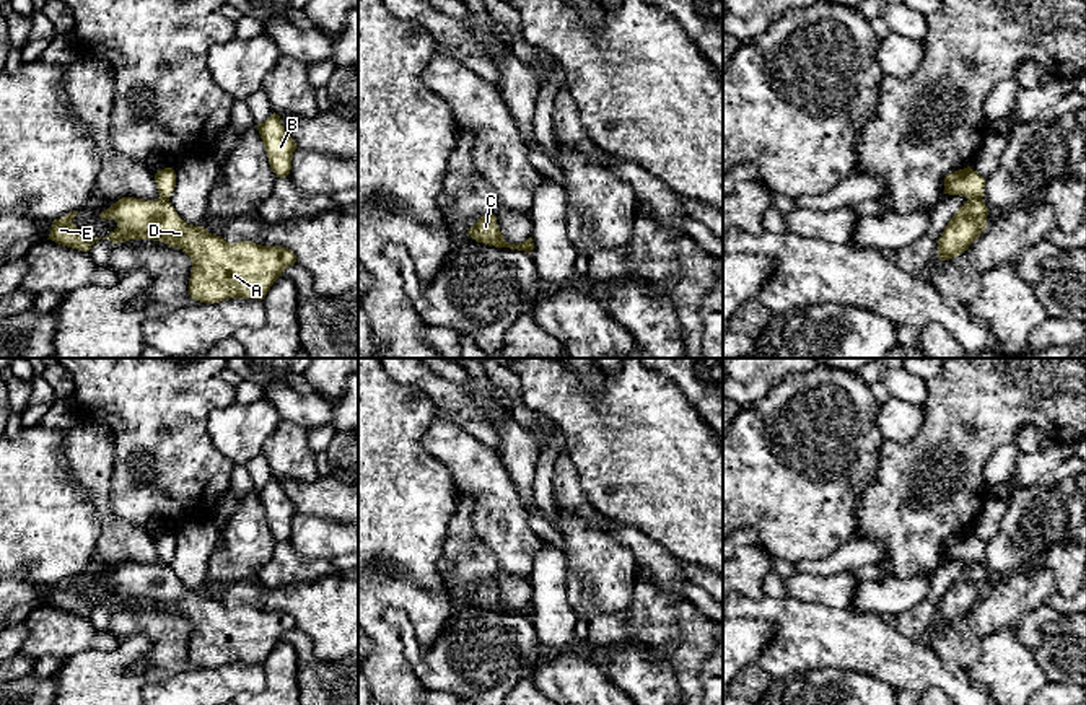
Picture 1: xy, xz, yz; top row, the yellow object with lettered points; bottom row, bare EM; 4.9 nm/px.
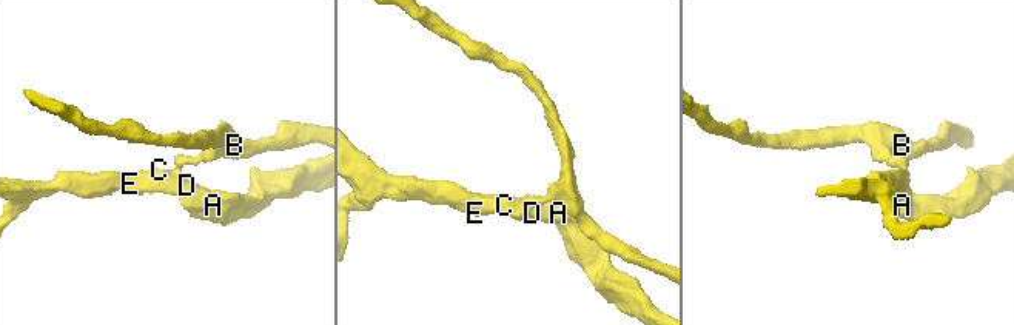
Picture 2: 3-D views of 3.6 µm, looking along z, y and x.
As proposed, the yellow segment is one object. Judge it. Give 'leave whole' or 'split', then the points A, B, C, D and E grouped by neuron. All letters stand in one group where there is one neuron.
split; groups A C D E / B

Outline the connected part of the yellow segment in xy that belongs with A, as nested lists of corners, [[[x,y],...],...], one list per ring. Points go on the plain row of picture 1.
[[[122,562],[99,581],[117,586],[117,593],[104,602],[114,609],[130,604],[155,604],[182,614],[192,625],[187,658],[200,668],[220,668],[230,663],[264,664],[282,637],[296,627],[296,620],[288,612],[262,611],[251,606],[228,607],[204,591],[187,589],[173,573],[169,563]]]

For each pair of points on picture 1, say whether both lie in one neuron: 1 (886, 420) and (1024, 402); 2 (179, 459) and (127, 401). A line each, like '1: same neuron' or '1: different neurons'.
1: different neurons
2: same neuron

